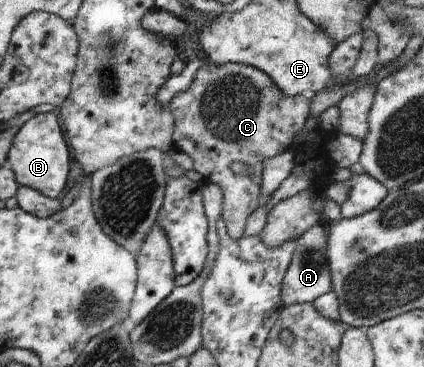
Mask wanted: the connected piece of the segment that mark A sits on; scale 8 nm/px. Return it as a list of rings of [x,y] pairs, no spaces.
[[[319,222],[309,230],[306,230],[297,240],[292,263],[288,266],[281,287],[281,298],[285,307],[299,303],[312,303],[320,296],[332,291],[329,267],[325,258],[327,239],[323,228],[324,223]]]

